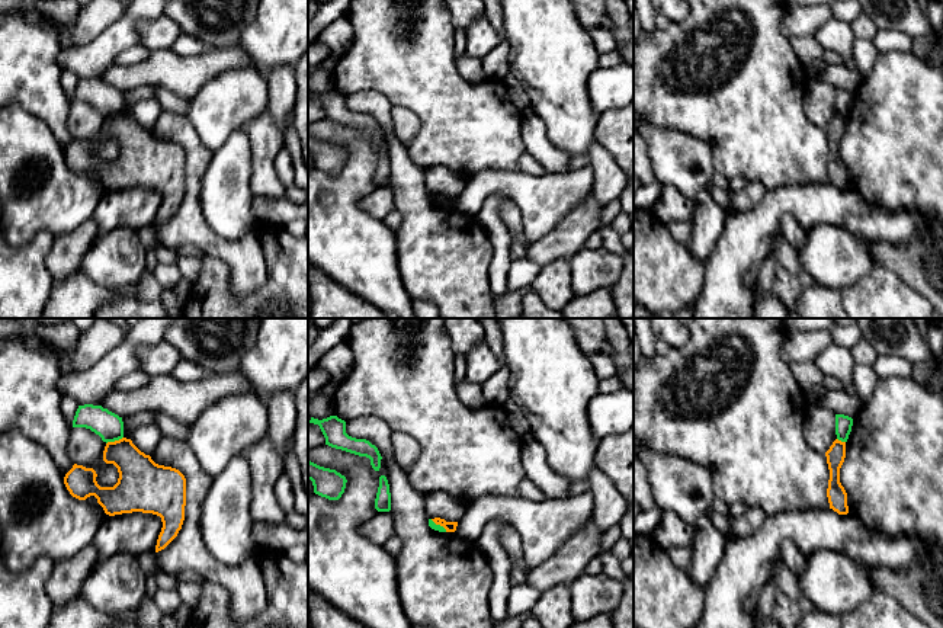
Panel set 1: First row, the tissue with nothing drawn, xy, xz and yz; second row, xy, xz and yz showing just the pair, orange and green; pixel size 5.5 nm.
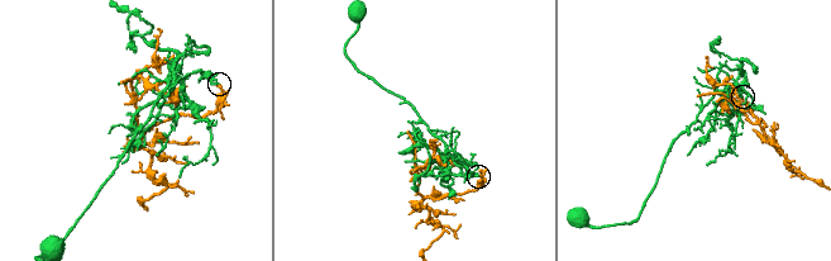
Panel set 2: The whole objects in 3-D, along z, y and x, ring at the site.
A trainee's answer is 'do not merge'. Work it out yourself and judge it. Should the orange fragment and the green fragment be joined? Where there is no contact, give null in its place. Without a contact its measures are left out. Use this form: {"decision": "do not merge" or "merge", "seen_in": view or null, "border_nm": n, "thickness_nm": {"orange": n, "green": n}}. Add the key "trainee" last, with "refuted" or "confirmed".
{"decision": "do not merge", "seen_in": "xy", "border_nm": 100, "thickness_nm": {"orange": 240, "green": 160}, "trainee": "confirmed"}

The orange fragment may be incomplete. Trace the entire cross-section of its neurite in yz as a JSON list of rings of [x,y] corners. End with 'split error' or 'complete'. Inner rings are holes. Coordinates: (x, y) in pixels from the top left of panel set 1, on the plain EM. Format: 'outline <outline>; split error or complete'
outline [[[835,113],[830,124],[825,126],[825,131],[830,144],[830,154],[827,163],[830,183],[837,186],[838,189],[847,189],[847,167],[840,157],[840,142],[846,132],[846,116]]]; complete

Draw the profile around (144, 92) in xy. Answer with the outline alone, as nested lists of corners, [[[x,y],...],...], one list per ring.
[[[141,86],[134,90],[122,93],[124,96],[124,112],[129,113],[135,103],[144,99],[157,99],[155,89],[153,86]]]

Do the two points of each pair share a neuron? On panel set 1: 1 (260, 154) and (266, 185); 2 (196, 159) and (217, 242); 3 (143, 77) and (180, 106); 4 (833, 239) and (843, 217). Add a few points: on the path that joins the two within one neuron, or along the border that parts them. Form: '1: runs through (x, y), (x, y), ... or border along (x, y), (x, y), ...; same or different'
1: runs through (262, 162), (263, 178); same
2: runs through (193, 180), (192, 220), (195, 223); same
3: border along (153, 86), (164, 86), (185, 101); different
4: border along (807, 230), (820, 224), (834, 224), (868, 242); different

